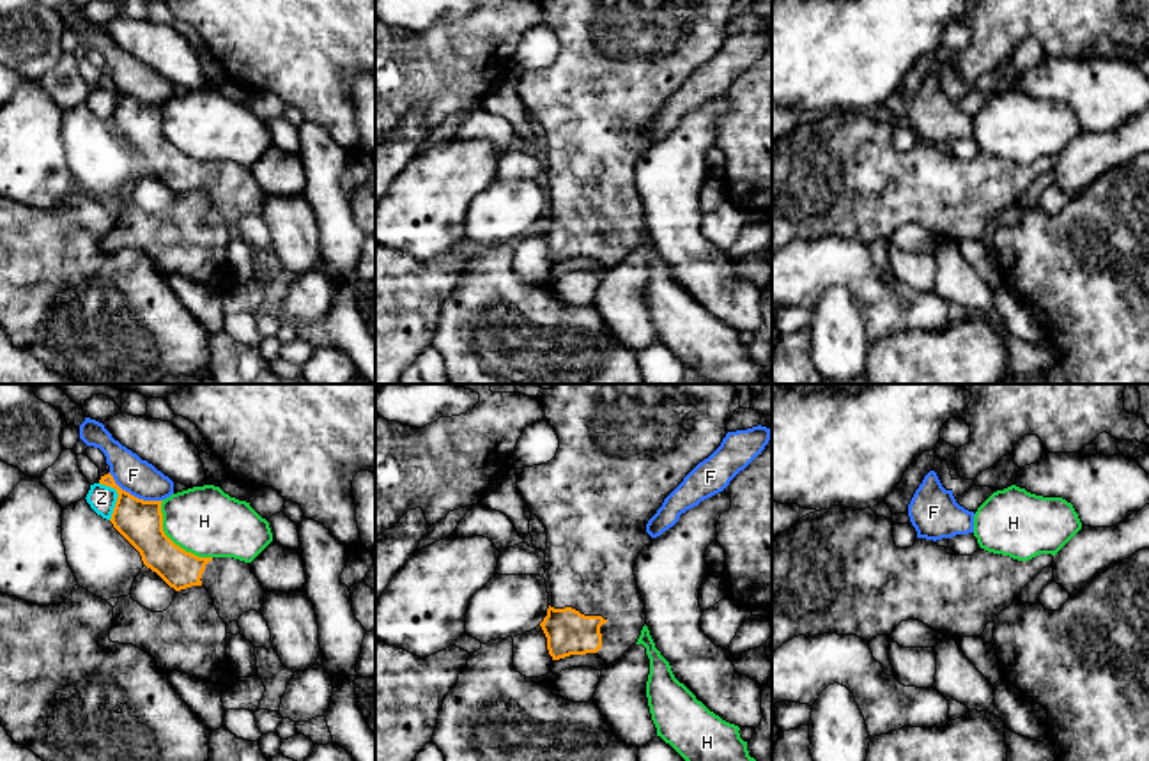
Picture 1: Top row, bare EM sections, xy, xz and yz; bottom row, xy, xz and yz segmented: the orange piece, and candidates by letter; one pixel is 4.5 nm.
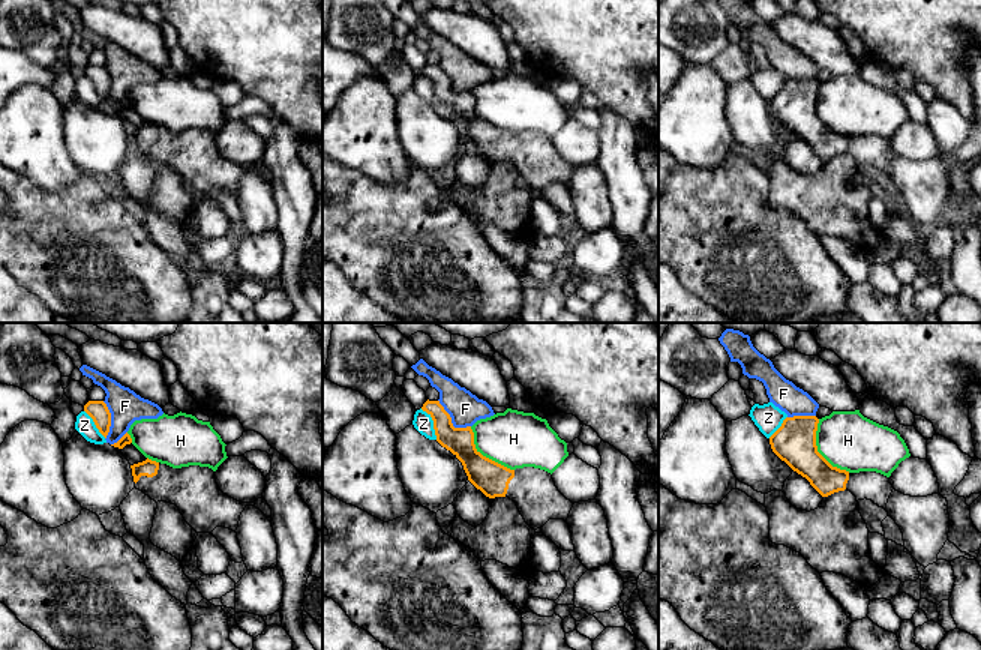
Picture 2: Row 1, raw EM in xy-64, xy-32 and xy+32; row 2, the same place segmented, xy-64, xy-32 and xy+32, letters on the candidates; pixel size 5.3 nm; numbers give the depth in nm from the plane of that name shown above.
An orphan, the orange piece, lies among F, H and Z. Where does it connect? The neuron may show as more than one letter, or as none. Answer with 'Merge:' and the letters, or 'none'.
Merge: none

